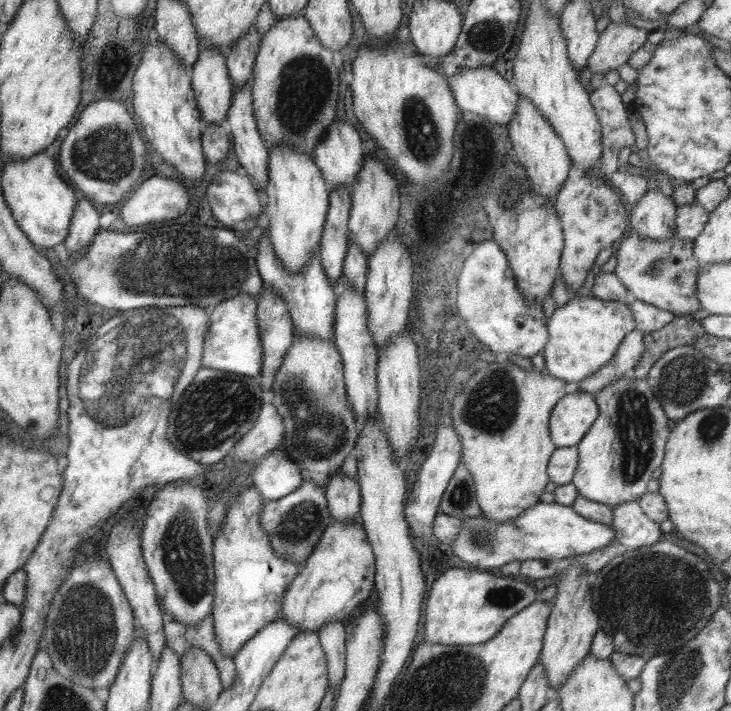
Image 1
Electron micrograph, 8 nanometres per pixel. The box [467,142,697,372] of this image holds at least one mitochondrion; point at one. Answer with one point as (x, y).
(510, 191)

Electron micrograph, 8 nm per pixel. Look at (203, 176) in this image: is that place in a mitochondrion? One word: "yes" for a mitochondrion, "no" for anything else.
no

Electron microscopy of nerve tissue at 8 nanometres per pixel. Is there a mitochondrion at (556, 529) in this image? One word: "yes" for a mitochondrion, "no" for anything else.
no

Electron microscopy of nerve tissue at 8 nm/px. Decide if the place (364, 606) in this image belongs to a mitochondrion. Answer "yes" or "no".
no

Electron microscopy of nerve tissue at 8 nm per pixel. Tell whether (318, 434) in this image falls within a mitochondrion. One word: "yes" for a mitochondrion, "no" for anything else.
yes

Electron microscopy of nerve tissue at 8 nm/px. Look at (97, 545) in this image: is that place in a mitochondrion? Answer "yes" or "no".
no

